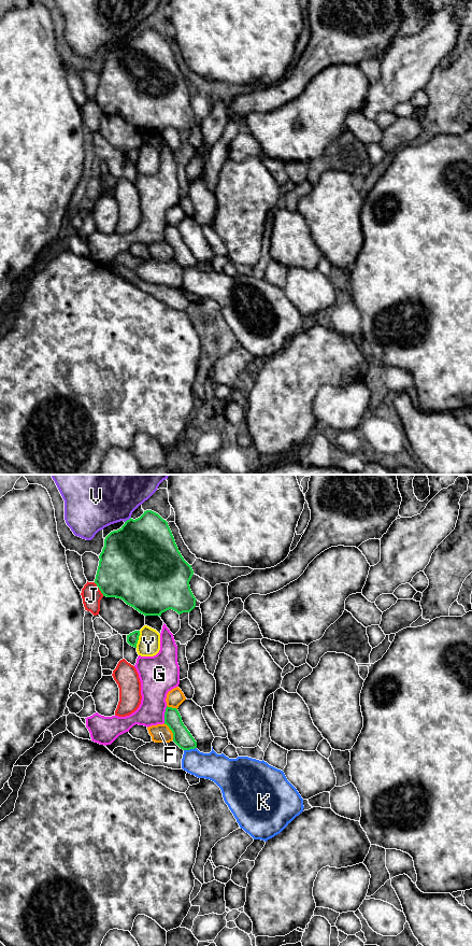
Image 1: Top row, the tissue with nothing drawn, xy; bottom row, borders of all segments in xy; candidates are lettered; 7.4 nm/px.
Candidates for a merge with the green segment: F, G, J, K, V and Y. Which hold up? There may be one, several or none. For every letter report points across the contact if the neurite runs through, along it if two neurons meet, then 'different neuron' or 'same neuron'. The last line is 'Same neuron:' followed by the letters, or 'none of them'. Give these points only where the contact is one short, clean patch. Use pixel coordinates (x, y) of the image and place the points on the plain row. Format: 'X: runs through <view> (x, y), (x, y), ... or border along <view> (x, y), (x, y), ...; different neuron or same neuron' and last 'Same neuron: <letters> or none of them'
F: different neuron
G: different neuron
J: different neuron
K: different neuron
V: different neuron
Y: different neuron
Same neuron: none of them

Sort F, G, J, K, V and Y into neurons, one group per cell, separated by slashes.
F / G / J / K / V / Y

